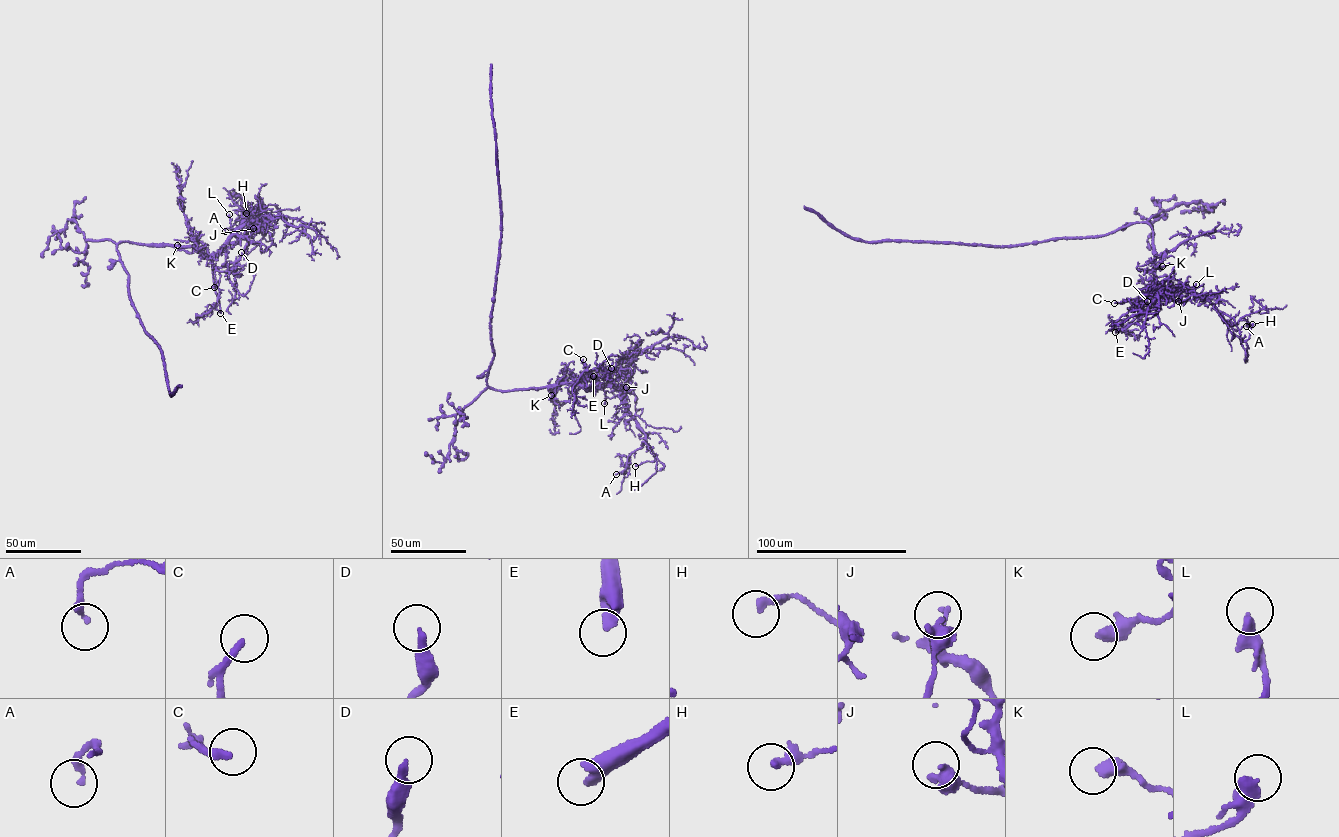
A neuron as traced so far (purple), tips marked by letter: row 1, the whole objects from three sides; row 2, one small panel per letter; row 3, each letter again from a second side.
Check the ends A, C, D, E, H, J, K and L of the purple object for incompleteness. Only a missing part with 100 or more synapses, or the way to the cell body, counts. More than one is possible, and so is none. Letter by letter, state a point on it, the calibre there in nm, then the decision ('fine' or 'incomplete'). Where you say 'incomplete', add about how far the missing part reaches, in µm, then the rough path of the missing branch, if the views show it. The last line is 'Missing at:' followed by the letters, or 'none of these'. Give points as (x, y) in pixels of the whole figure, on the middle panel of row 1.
A: at (616, 474); 200 nm thick; fine
C: at (583, 359); 220 nm thick; fine
D: at (611, 368); 320 nm thick; fine
E: at (593, 376); 320 nm thick; incomplete; about 50 µm are missing; missing branch runs (593, 376), (587, 365), (589, 334)
H: at (635, 466); 260 nm thick; fine
J: at (626, 387); 480 nm thick; fine
K: at (551, 395); 400 nm thick; fine
L: at (604, 403); 320 nm thick; fine
Missing at: E

